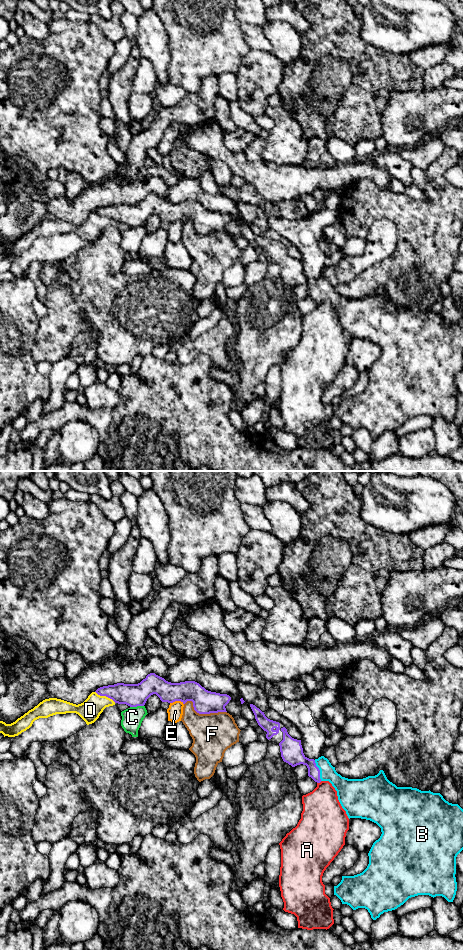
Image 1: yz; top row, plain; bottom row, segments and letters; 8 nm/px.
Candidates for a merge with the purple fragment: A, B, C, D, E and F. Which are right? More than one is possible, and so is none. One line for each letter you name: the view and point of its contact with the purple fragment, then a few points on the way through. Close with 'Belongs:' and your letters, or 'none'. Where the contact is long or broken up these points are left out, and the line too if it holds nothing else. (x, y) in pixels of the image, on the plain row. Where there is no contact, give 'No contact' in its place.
B: Touches purple at yz (319, 290). Path across: yz (293, 274), (309, 282), (319, 290), (327, 292), (345, 307)
Belongs: B

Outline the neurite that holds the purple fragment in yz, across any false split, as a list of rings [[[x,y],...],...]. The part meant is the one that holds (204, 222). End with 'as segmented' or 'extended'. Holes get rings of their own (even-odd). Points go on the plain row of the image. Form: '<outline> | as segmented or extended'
[[[150,193],[138,204],[117,203],[98,208],[95,211],[115,223],[130,227],[144,226],[147,219],[156,214],[162,222],[193,222],[194,230],[199,234],[227,232],[225,226],[231,220],[227,214],[211,212],[195,201],[171,203],[164,198]]] | as segmented

